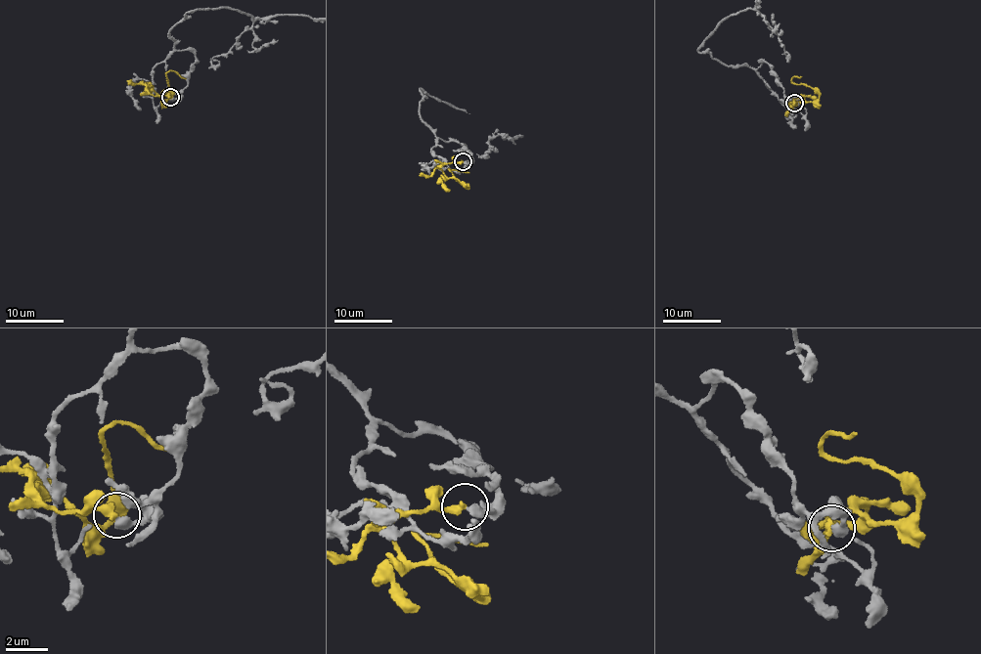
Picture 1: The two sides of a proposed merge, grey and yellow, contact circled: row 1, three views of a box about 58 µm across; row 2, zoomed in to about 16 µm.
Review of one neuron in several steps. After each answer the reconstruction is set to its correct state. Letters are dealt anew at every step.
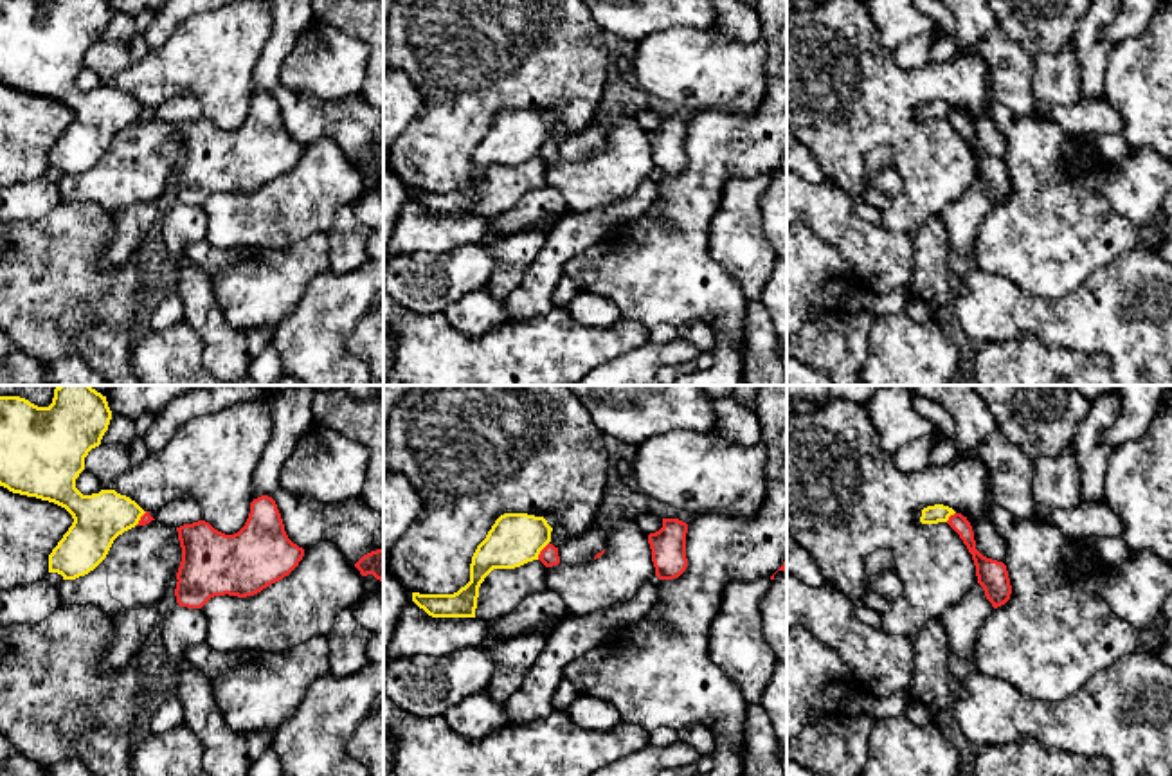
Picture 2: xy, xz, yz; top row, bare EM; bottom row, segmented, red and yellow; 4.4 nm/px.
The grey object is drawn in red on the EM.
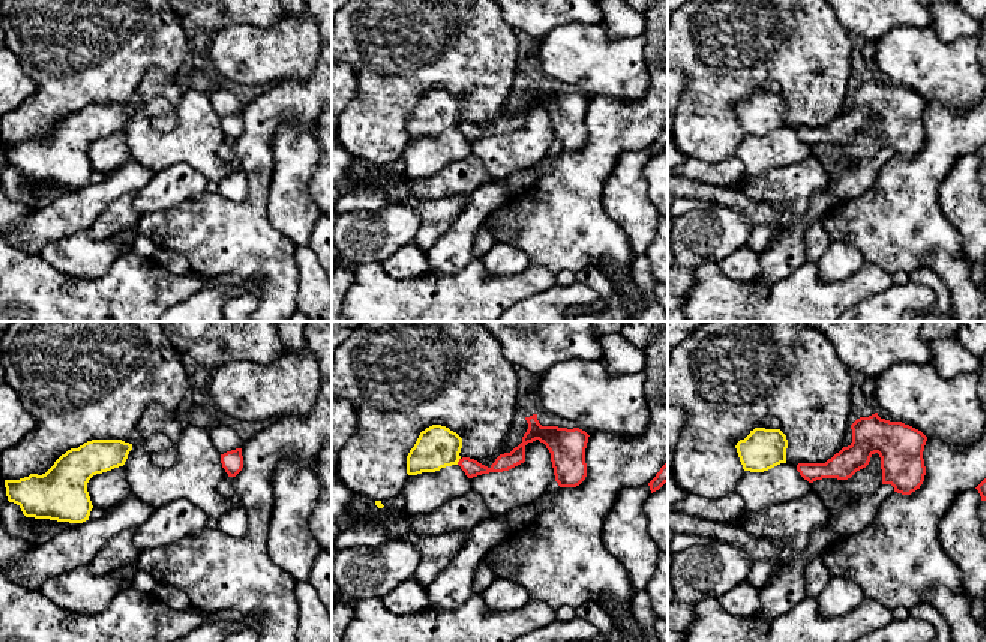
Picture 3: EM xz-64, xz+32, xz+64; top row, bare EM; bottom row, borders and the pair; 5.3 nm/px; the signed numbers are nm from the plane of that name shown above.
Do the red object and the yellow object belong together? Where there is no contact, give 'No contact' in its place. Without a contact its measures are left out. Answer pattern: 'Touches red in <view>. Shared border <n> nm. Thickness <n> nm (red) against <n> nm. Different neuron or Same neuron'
Touches red in xz. Shared border 90 nm. Thickness 80 nm (red) against 240 nm. Different neuron

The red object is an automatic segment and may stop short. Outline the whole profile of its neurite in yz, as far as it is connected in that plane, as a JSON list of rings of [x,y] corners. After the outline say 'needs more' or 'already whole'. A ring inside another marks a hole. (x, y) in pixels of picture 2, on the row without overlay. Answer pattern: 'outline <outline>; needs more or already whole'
outline [[[954,110],[947,121],[960,131],[976,162],[978,180],[983,184],[987,196],[994,205],[1005,202],[1010,196],[1012,182],[1006,162],[1003,158],[983,153],[976,146],[974,128],[967,113]]]; already whole

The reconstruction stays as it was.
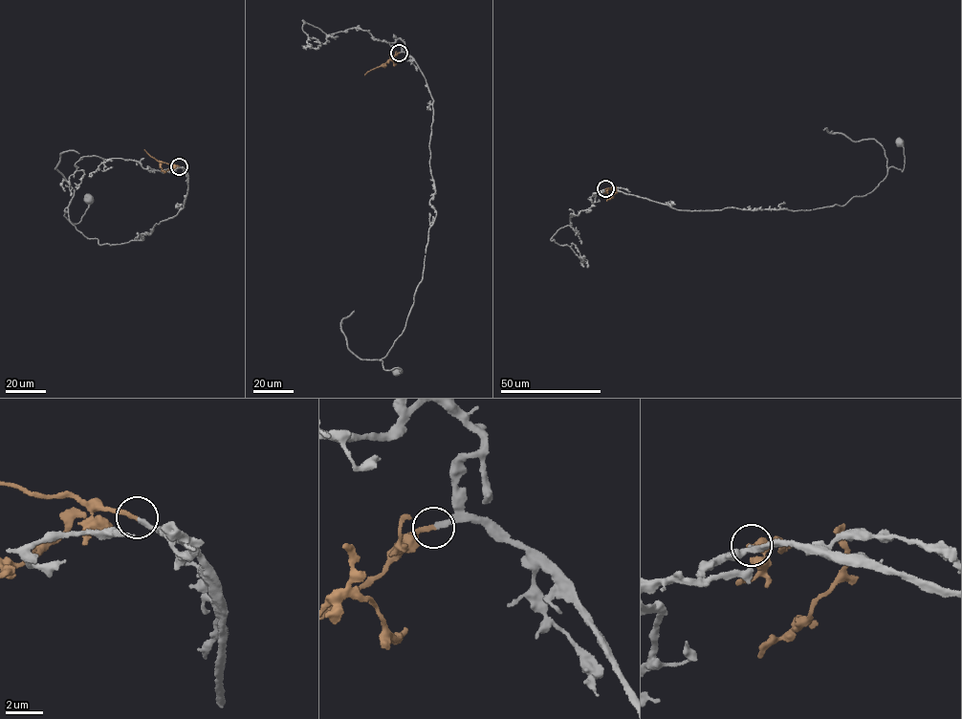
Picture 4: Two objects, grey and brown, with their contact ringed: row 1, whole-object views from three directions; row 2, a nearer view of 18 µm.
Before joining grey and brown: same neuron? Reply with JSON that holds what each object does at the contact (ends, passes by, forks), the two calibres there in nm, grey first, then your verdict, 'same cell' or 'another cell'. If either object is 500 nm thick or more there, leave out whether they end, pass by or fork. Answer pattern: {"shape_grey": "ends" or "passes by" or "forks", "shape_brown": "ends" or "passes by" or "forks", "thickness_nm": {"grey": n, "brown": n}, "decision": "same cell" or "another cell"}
{"shape_grey": "ends", "shape_brown": "ends", "thickness_nm": {"grey": 240, "brown": 240}, "decision": "same cell"}

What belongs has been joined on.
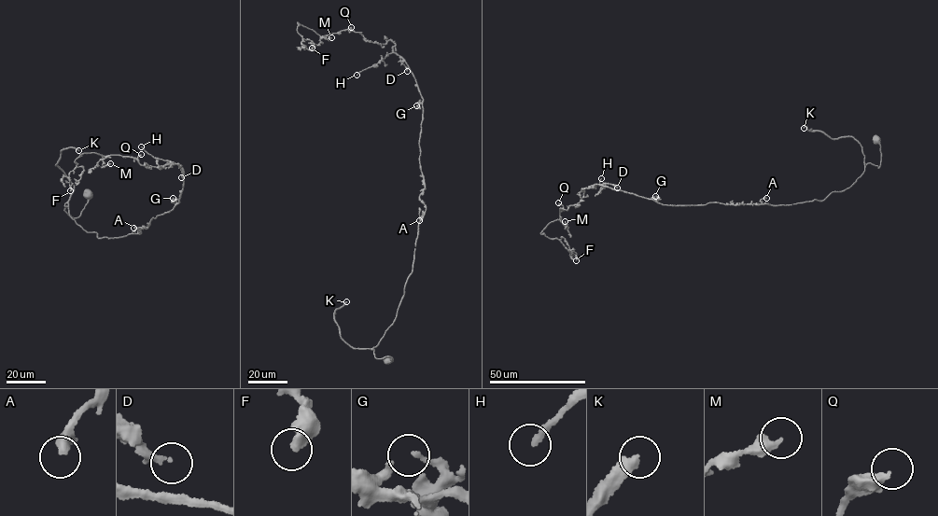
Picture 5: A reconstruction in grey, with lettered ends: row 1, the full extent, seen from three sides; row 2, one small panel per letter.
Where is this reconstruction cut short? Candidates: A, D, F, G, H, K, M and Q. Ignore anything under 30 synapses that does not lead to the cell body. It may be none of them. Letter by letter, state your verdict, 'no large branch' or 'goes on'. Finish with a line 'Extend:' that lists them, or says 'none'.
A: no large branch
D: no large branch
F: no large branch
G: no large branch
H: goes on
K: goes on
M: no large branch
Q: no large branch
Extend: H, K

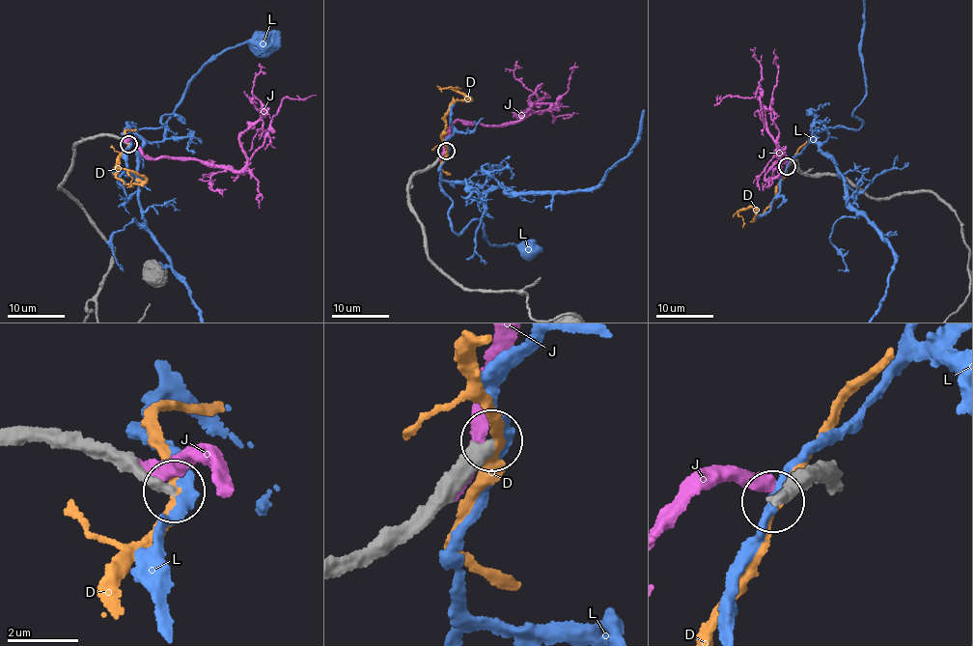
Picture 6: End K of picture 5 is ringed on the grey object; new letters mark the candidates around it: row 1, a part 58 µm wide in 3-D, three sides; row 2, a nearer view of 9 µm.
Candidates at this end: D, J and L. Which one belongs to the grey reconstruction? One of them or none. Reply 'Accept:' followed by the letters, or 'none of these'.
Accept: none of these

